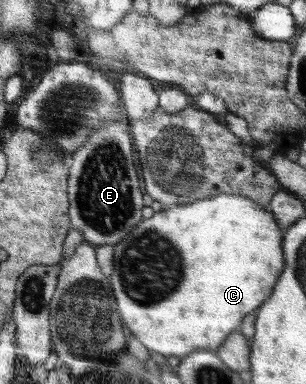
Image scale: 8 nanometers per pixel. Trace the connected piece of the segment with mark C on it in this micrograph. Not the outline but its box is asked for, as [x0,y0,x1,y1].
[109,194,284,358]

